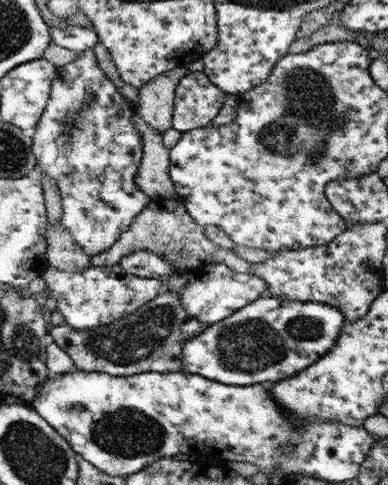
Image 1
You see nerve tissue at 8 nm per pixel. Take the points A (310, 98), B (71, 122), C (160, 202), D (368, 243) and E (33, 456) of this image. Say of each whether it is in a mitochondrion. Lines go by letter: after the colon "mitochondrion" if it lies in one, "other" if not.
A: mitochondrion
B: mitochondrion
C: other
D: other
E: mitochondrion

